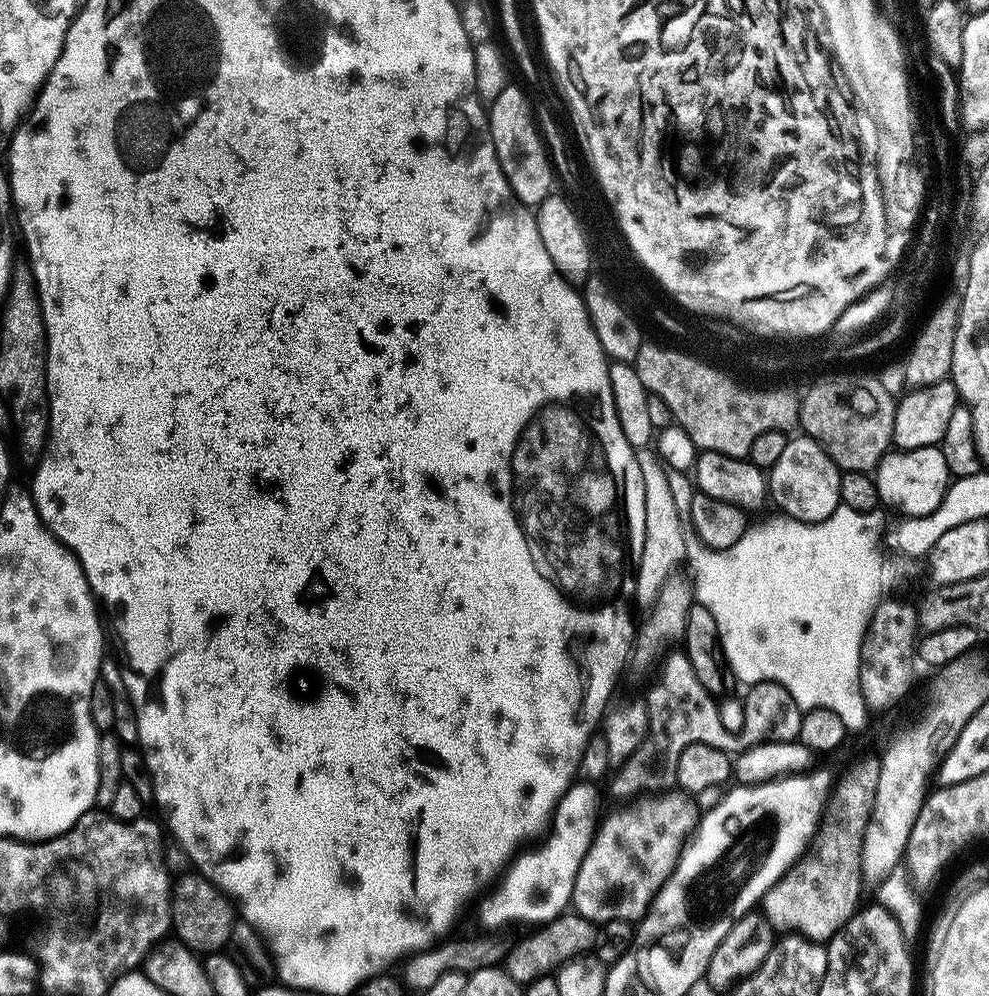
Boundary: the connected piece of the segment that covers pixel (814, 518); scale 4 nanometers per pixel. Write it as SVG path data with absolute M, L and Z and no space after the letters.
M803 434L796 435L789 439L786 450L782 450L782 455L778 458L778 462L774 462L774 466L767 473L768 496L771 503L773 500L780 507L777 509L785 516L792 516L794 519L801 520L807 524L822 522L826 518L830 518L830 514L834 514L836 508L841 507L840 477L842 473L818 441L812 440Z

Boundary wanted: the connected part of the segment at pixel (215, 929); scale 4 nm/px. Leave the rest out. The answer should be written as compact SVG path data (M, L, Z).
M188 870L175 877L172 886L172 926L175 939L191 948L197 954L211 954L229 947L232 939L232 927L238 922L238 912L233 901L217 884L211 884L205 876L195 870Z

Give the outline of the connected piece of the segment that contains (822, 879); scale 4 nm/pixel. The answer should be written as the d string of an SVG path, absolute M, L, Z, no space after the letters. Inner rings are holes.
M864 756L857 764L848 768L844 777L835 781L834 787L824 805L824 814L816 827L816 837L808 845L807 852L783 878L772 887L762 901L762 911L772 923L773 929L780 934L805 936L808 940L827 942L836 931L861 907L860 891L866 888L862 874L862 842L866 834L866 824L874 810L874 794L878 790L880 756Z

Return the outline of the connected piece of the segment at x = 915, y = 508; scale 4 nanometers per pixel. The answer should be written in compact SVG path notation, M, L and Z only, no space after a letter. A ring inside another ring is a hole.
M939 446L918 450L889 450L874 469L876 489L881 505L901 512L901 517L918 517L938 510L950 485L950 473L946 458Z

